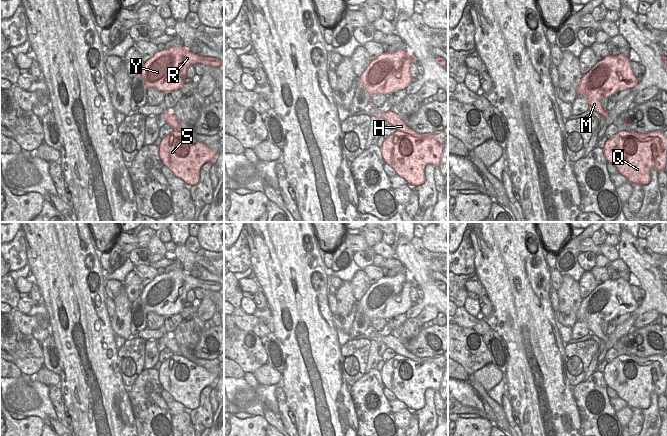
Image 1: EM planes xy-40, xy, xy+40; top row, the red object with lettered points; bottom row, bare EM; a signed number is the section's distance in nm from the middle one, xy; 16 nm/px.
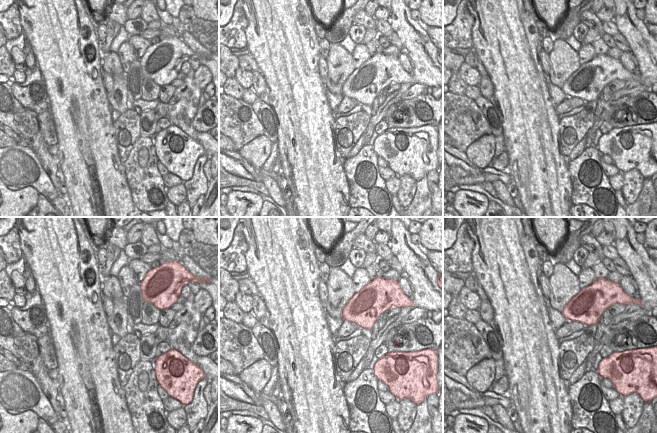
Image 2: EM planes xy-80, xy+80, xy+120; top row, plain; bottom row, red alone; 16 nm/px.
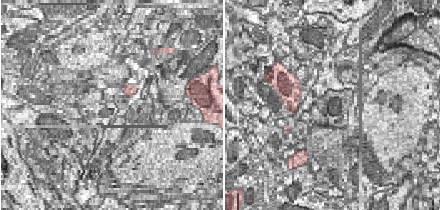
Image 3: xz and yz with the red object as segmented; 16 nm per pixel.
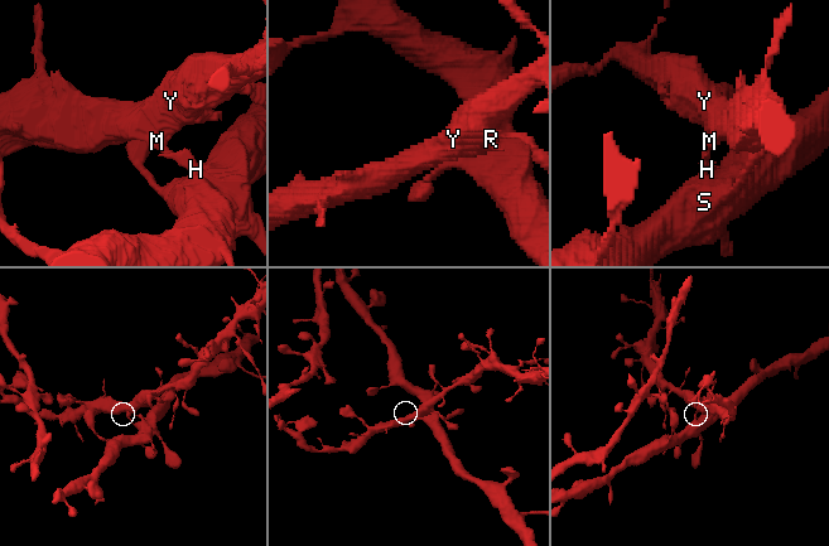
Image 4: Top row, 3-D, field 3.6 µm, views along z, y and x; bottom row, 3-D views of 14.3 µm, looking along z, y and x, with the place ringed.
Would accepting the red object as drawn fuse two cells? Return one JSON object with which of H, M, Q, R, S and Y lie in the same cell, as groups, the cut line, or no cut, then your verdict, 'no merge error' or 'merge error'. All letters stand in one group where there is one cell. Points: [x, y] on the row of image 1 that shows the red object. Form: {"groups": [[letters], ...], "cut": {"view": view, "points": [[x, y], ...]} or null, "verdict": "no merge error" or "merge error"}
{"groups": [["H", "Q", "S"], ["M", "R", "Y"]], "cut": {"view": "xy+40", "points": [[602, 115], [604, 117]]}, "verdict": "merge error"}

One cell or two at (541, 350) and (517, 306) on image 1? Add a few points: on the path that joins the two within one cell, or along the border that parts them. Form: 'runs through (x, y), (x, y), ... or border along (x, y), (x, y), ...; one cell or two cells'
runs through (532, 339), (525, 317); one cell

